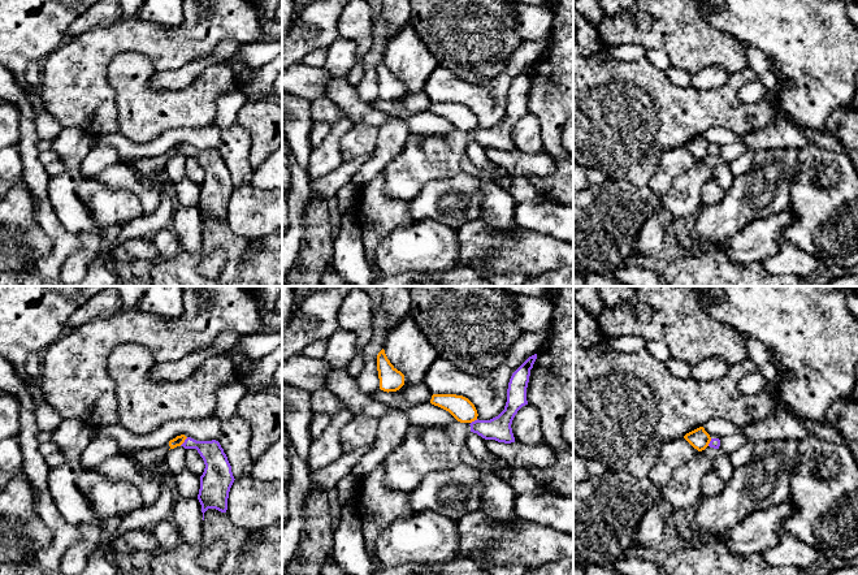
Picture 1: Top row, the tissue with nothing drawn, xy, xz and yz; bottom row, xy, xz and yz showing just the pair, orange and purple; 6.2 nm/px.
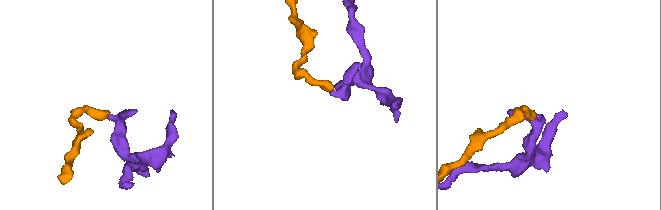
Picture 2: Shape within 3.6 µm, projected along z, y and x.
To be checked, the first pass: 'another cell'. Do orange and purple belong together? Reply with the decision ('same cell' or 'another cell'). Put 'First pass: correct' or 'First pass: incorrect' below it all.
another cell
First pass: correct

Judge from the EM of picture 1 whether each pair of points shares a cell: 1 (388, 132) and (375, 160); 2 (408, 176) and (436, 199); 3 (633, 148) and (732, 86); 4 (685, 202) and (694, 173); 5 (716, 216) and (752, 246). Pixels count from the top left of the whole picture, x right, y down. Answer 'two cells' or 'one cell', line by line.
1: one cell
2: two cells
3: one cell
4: one cell
5: two cells

